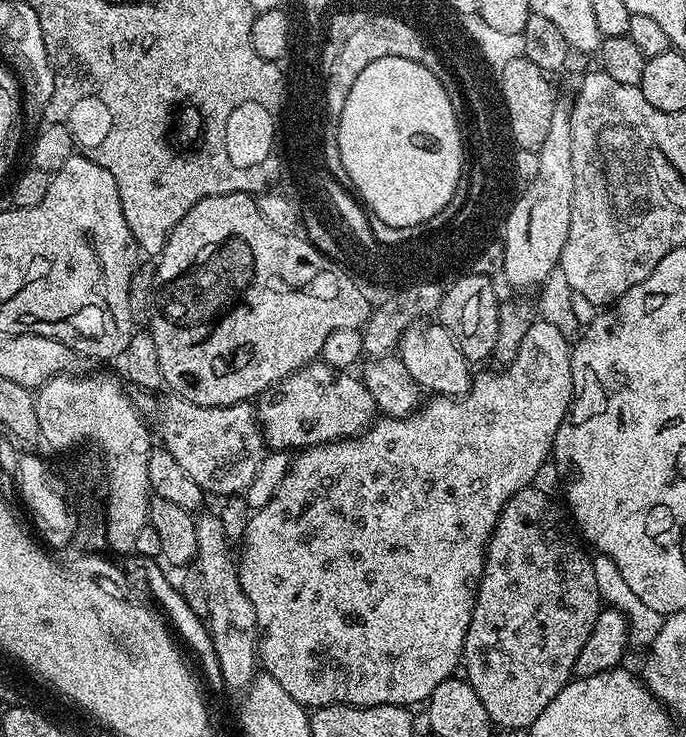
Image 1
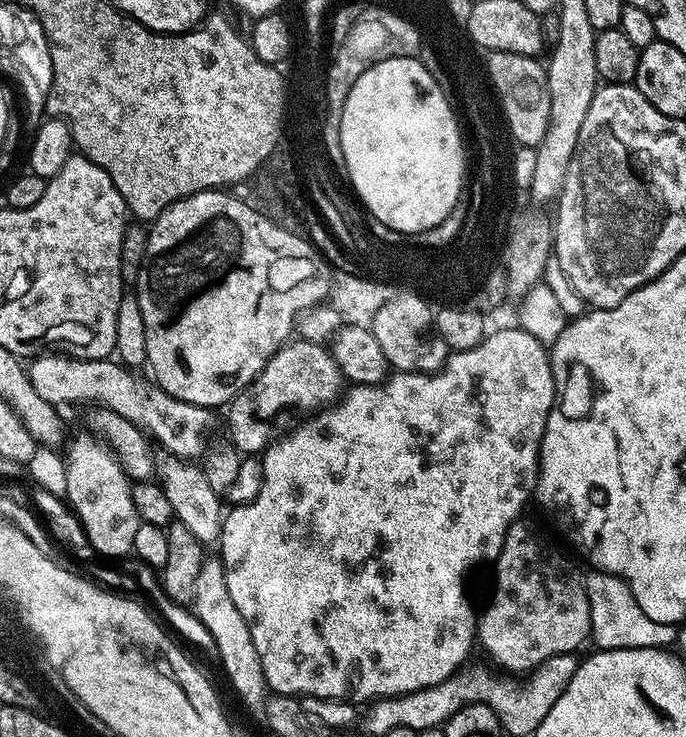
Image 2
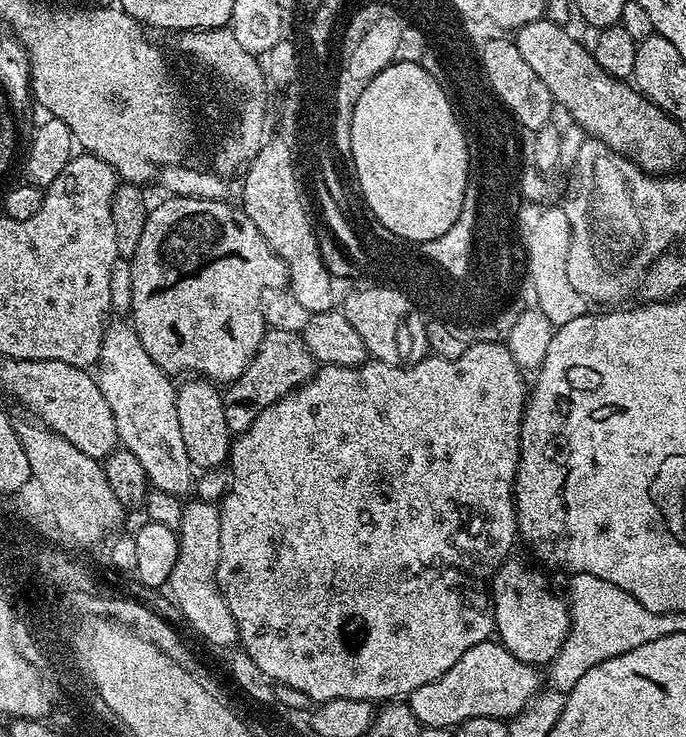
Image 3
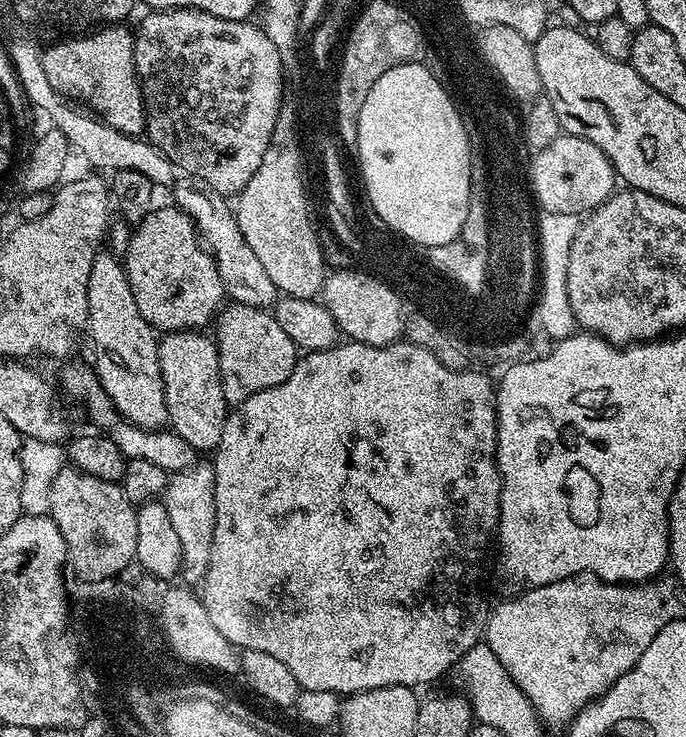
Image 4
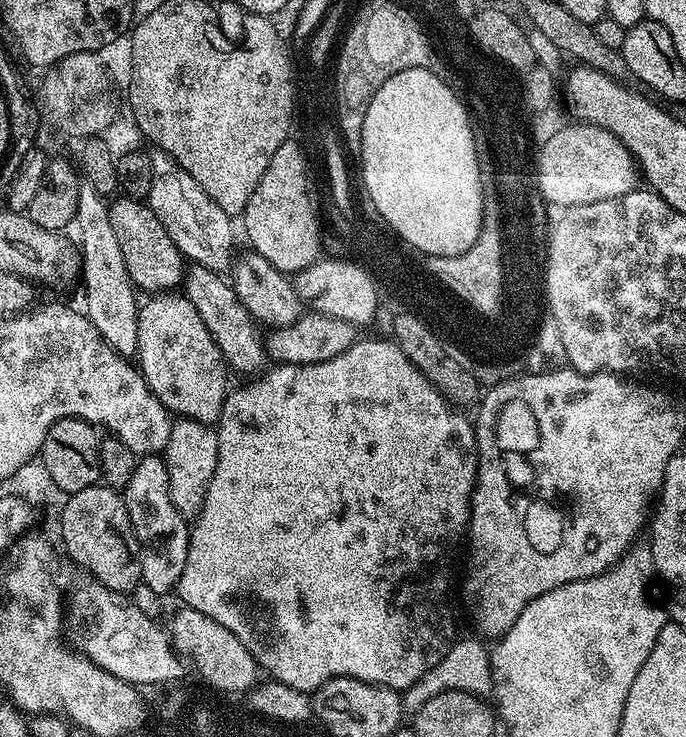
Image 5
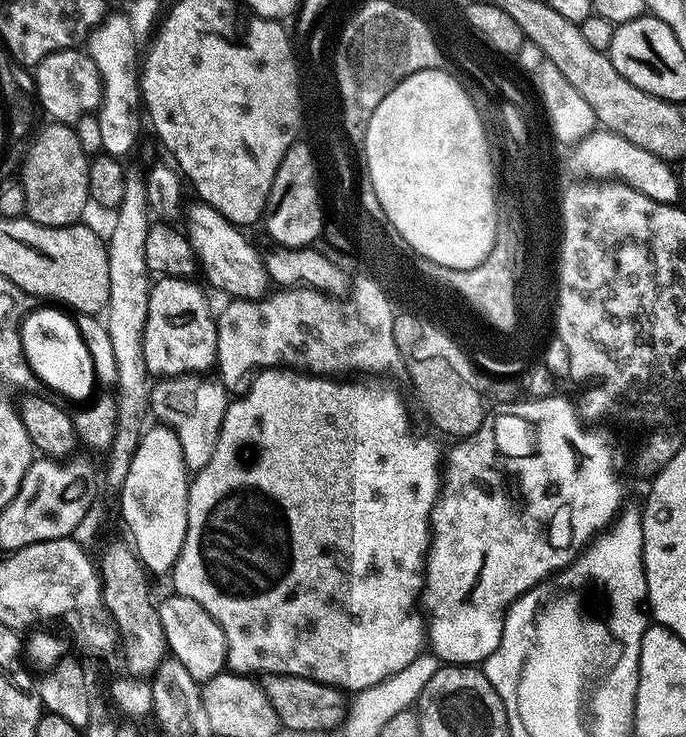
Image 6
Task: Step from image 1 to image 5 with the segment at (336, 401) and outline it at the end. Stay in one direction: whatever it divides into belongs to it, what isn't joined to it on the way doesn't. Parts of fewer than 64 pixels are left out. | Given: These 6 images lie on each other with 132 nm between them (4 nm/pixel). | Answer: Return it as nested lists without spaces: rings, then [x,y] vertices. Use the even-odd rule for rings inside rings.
[[[193,263],[185,271],[182,294],[192,303],[194,310],[198,310],[202,322],[206,322],[206,330],[210,330],[218,350],[224,355],[225,365],[233,373],[241,372],[242,375],[251,377],[253,374],[265,371],[270,357],[266,351],[266,340],[262,335],[261,325],[256,323],[250,310],[246,310],[246,306],[242,306],[231,283],[221,273]]]

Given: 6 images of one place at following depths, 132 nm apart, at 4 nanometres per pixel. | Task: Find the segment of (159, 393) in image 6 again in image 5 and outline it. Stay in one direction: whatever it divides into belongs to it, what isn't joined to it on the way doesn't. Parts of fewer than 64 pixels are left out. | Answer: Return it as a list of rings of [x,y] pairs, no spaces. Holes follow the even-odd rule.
[[[177,419],[172,424],[168,443],[162,449],[162,459],[168,471],[170,502],[186,518],[194,518],[206,502],[206,490],[210,478],[214,478],[214,466],[218,466],[218,434],[211,424],[197,420]]]

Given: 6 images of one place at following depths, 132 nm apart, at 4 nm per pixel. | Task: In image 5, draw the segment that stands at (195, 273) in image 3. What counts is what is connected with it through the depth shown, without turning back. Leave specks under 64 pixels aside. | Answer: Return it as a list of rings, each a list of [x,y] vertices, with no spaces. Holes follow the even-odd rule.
[[[121,195],[109,203],[108,213],[133,285],[141,293],[148,292],[144,294],[163,294],[179,289],[186,271],[186,259],[167,236],[154,210],[147,203]]]

